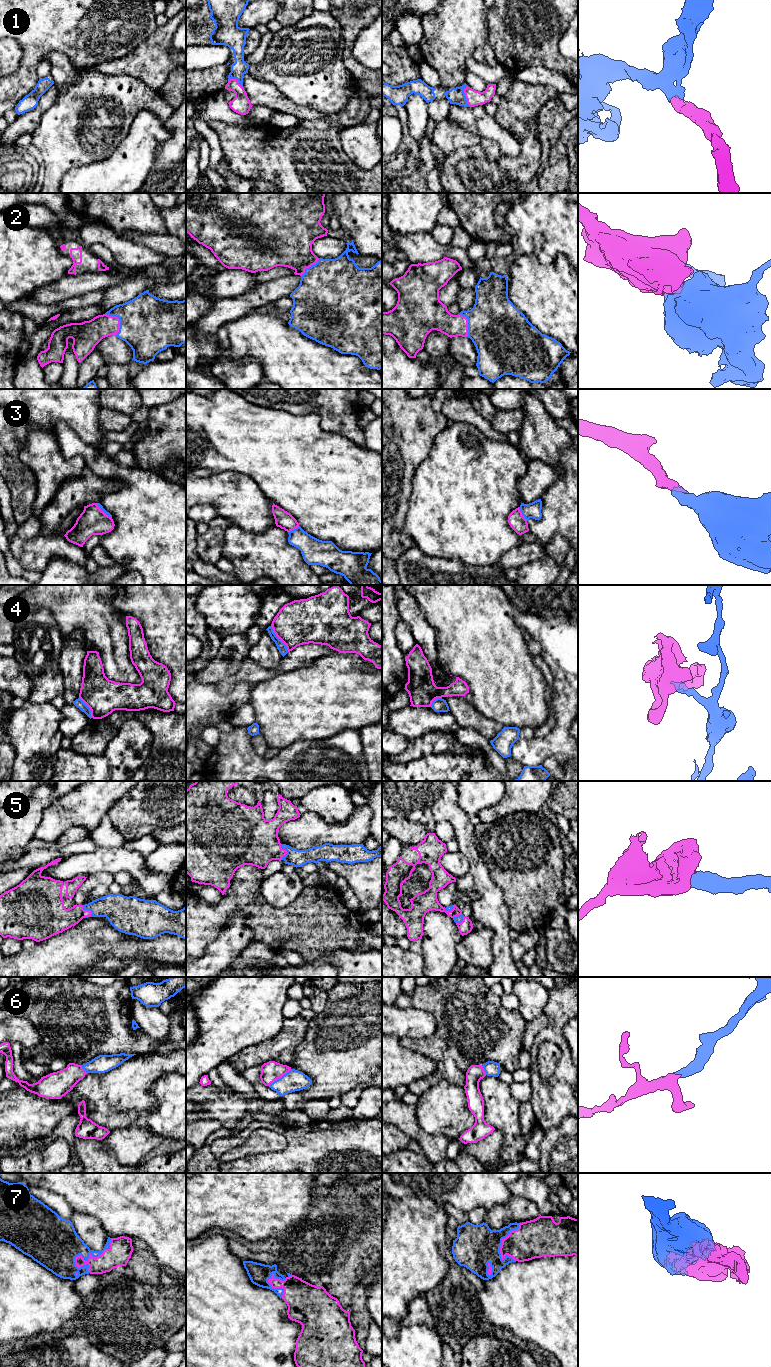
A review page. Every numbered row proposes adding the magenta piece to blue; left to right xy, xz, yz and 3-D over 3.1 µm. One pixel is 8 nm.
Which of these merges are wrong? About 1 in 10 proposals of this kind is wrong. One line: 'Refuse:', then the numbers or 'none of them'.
Refuse: 4

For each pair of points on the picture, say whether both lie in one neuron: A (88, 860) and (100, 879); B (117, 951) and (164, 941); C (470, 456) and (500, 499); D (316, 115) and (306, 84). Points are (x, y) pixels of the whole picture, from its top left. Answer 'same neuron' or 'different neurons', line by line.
A: different neurons
B: same neuron
C: same neuron
D: different neurons

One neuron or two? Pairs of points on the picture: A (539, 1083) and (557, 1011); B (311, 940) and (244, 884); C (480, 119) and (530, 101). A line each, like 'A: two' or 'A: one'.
A: one
B: one
C: two

